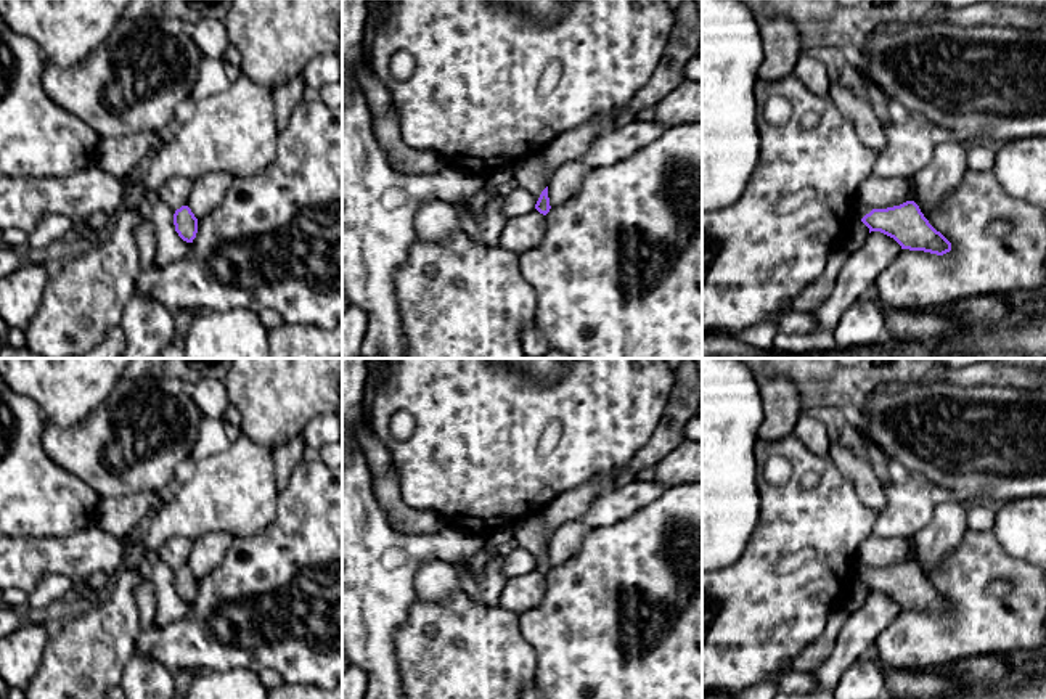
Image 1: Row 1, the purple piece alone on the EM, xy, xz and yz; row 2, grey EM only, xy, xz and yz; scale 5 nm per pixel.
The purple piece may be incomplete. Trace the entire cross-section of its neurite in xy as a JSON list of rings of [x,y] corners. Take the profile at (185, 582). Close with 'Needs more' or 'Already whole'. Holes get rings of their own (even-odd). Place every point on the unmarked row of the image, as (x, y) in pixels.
[[[182,566],[174,574],[174,585],[178,596],[186,601],[193,603],[198,593],[198,578],[191,572],[188,566]]]. Already whole

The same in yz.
[[[856,561],[853,577],[861,580],[869,588],[869,593],[881,591],[893,598],[901,609],[937,615],[951,611],[951,603],[929,583],[914,561],[887,569],[871,569]]]. Needs more

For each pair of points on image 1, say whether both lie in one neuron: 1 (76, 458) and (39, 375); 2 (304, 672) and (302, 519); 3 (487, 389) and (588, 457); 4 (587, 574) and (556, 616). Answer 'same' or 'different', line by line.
1: different
2: same
3: same
4: same

